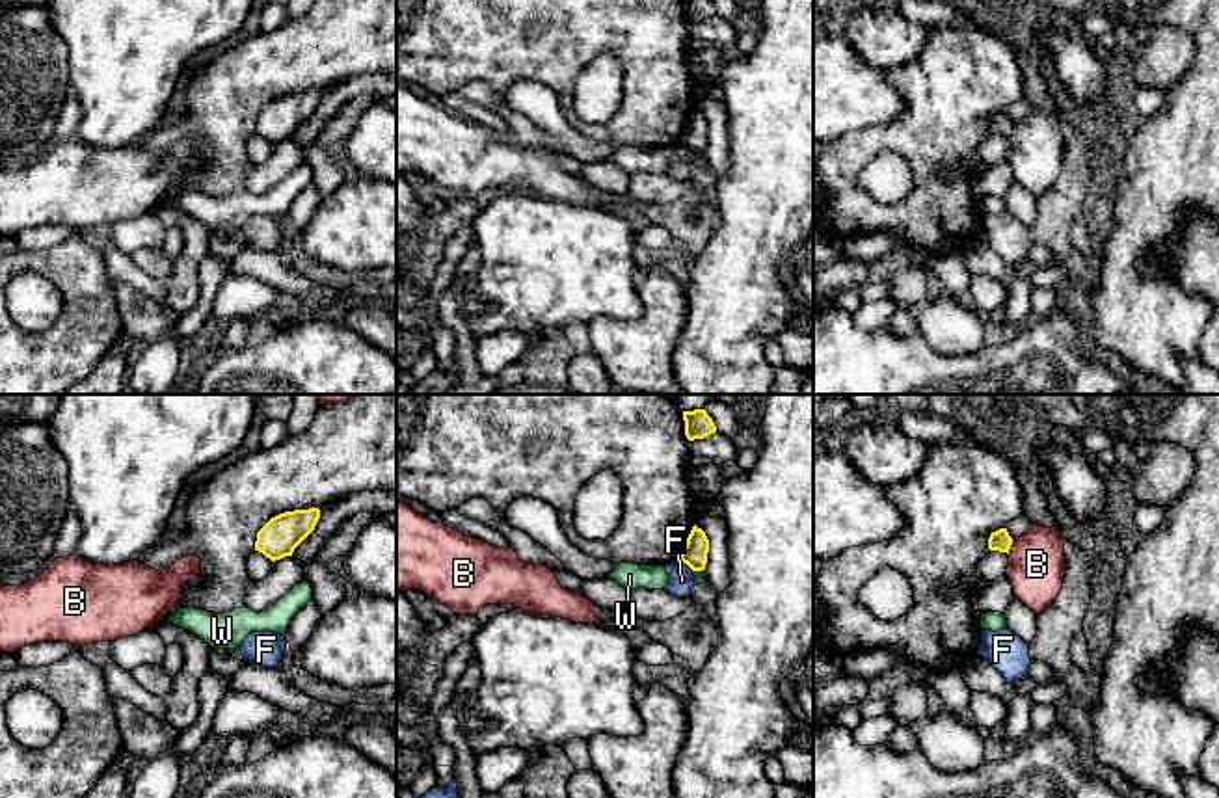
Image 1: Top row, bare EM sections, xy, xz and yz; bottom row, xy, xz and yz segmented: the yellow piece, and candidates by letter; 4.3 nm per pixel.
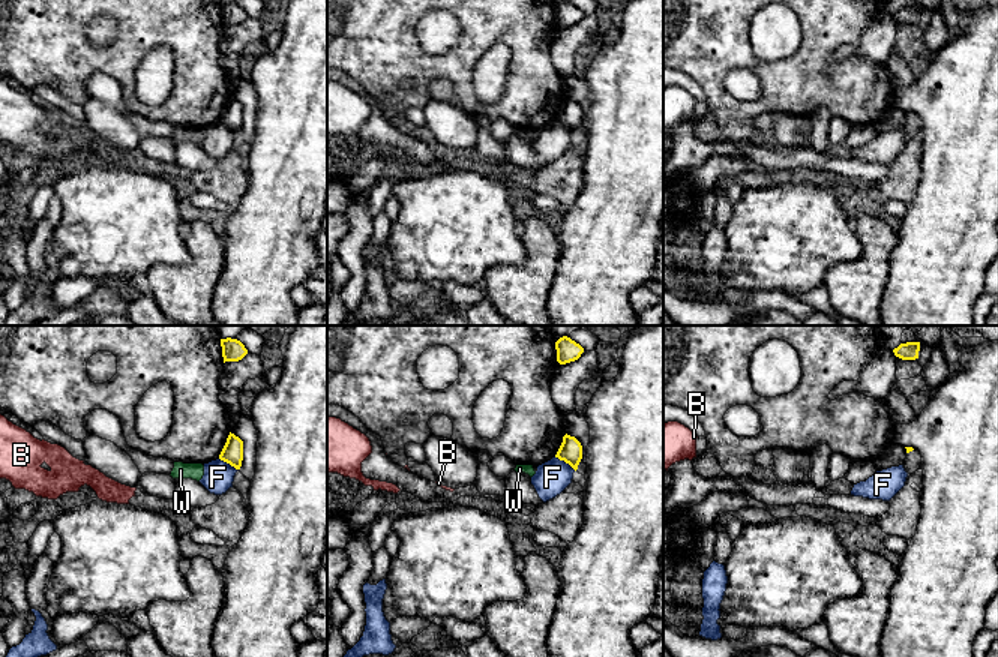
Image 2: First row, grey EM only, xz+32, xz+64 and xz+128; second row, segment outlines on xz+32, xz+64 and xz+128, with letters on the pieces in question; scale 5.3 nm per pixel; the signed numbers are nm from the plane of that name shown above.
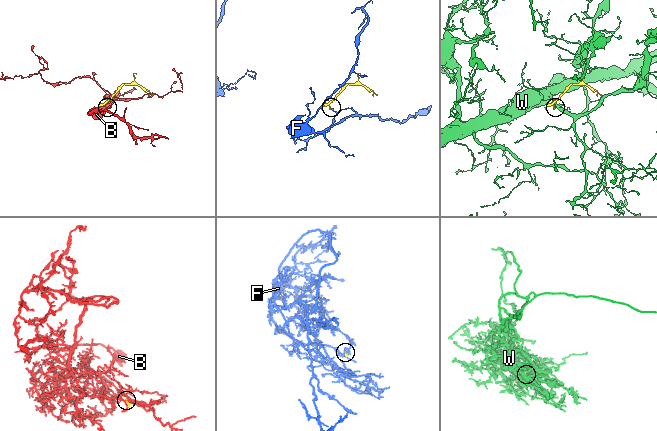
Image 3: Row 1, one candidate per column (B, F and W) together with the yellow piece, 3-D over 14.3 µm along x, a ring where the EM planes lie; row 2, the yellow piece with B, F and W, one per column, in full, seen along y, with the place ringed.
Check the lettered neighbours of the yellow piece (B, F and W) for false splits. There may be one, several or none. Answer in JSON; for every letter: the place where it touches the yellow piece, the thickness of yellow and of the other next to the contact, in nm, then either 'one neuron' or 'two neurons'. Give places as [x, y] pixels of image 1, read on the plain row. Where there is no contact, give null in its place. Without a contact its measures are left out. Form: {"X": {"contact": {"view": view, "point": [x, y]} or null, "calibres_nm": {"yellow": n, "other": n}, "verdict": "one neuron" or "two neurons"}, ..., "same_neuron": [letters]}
{"B": {"contact": {"view": "yz", "point": [1009, 131]}, "calibres_nm": {"yellow": 90, "other": 260}, "verdict": "two neurons"}, "F": {"contact": {"view": "xz", "point": [685, 146]}, "calibres_nm": {"yellow": 110, "other": 110}, "verdict": "two neurons"}, "W": {"contact": {"view": "xz", "point": [696, 153]}, "calibres_nm": {"yellow": 110, "other": 30}, "verdict": "two neurons"}, "same_neuron": []}

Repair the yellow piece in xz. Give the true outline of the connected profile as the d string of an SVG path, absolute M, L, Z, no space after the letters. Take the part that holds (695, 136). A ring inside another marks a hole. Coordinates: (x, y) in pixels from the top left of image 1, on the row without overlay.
M692 110L685 130L681 132L679 145L687 147L692 154L703 154L707 147L709 123L702 112Z

